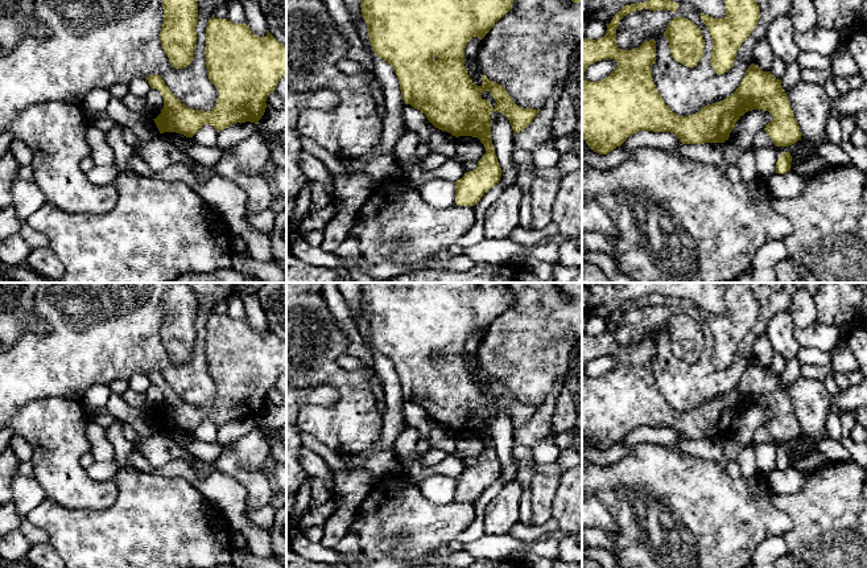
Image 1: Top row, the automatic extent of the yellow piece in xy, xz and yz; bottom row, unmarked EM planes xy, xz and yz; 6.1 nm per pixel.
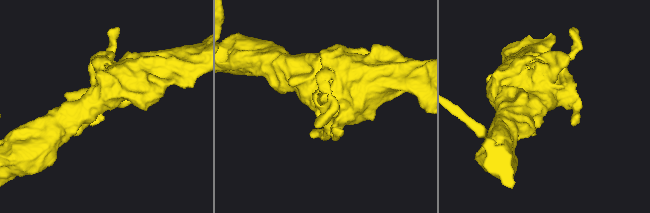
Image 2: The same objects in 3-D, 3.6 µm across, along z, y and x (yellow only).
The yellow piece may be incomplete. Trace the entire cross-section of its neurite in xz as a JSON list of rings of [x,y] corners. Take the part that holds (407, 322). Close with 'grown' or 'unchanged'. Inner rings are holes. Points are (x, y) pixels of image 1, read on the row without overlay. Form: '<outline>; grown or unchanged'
[[[362,283],[362,312],[367,320],[367,328],[375,350],[387,357],[395,366],[402,396],[420,406],[438,425],[455,433],[478,433],[486,444],[484,452],[478,457],[475,466],[466,468],[455,479],[455,499],[475,502],[484,489],[499,479],[501,464],[498,458],[492,440],[490,411],[494,407],[503,408],[513,425],[513,431],[527,424],[540,406],[519,403],[508,391],[504,382],[490,376],[482,370],[483,379],[476,382],[465,362],[465,343],[472,333],[483,334],[491,324],[507,310],[513,301],[512,292],[501,283]],[[483,387],[490,387],[496,396],[492,403],[482,394]]]; unchanged

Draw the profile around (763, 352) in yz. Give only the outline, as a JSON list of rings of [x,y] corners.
[[[761,334],[755,339],[752,346],[752,355],[754,359],[759,362],[760,366],[763,367],[771,366],[775,357],[775,351],[767,334]]]

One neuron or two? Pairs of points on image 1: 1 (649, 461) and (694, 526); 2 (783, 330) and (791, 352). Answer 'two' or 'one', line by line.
1: one
2: one

